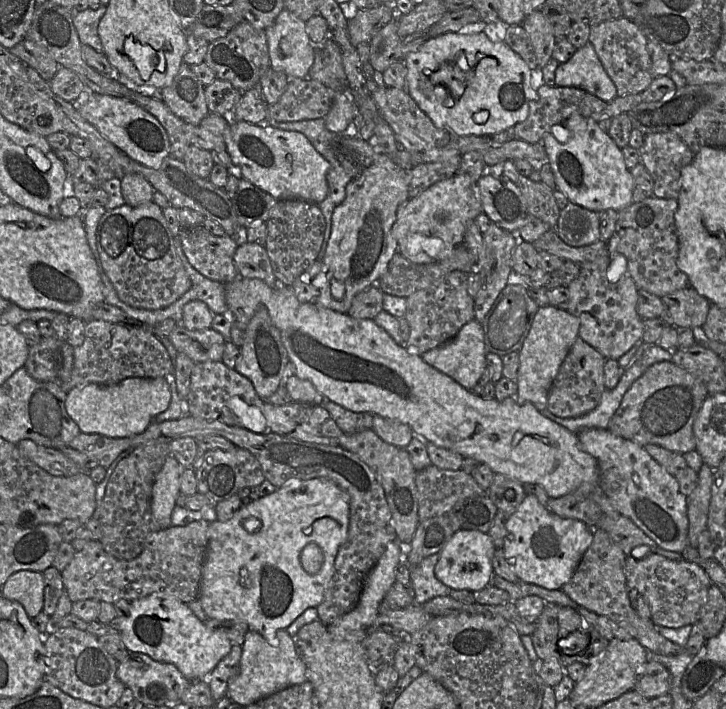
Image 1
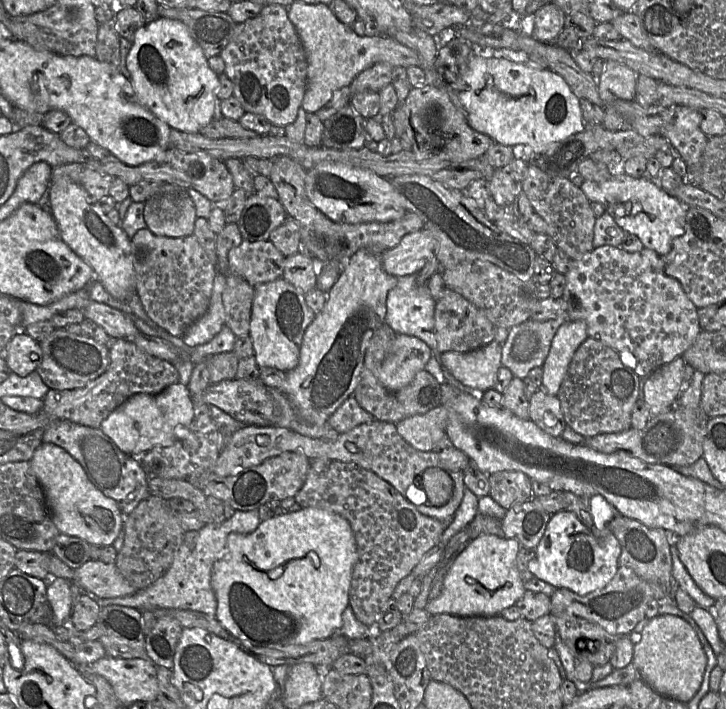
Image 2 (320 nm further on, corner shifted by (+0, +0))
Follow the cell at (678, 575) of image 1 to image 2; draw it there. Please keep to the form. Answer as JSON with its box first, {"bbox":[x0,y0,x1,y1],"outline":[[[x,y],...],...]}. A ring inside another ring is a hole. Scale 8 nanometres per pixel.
{"bbox":[551,566,654,636],"outline":[[[620,566],[613,579],[602,589],[579,595],[566,588],[557,588],[551,594],[551,615],[571,614],[600,625],[608,633],[629,636],[636,625],[646,618],[648,603],[654,599],[650,584],[632,569]]]}

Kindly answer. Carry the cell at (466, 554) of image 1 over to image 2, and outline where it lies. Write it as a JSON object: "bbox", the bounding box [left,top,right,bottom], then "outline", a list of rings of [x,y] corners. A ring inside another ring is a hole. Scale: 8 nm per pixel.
{"bbox":[425,535,526,615],"outline":[[[481,535],[469,541],[447,571],[441,594],[429,600],[425,608],[431,615],[500,615],[504,609],[515,605],[526,591],[516,564],[521,547],[516,539],[497,535]]]}

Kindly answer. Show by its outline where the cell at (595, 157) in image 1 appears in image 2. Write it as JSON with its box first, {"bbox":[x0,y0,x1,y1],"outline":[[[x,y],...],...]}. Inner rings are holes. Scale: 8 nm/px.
{"bbox":[580,175,687,257],"outline":[[[620,175],[605,182],[584,180],[580,189],[590,202],[602,204],[626,233],[636,235],[645,248],[655,251],[661,257],[670,252],[673,240],[685,232],[687,207],[666,193],[654,179]]]}

